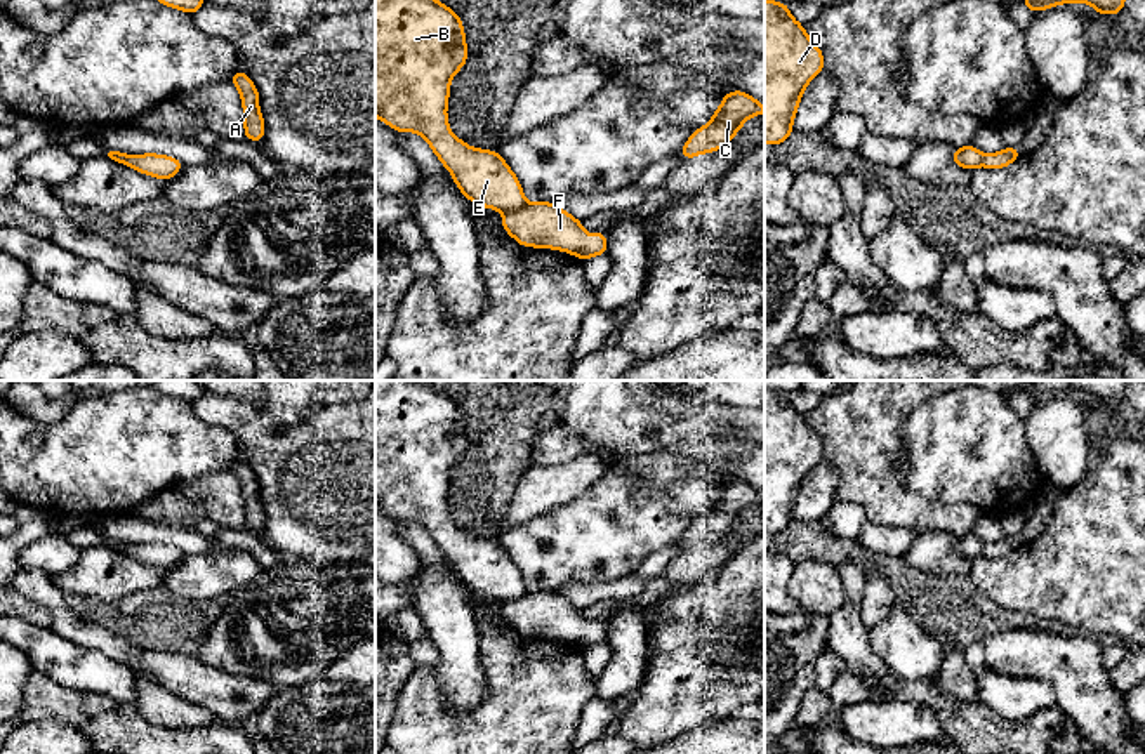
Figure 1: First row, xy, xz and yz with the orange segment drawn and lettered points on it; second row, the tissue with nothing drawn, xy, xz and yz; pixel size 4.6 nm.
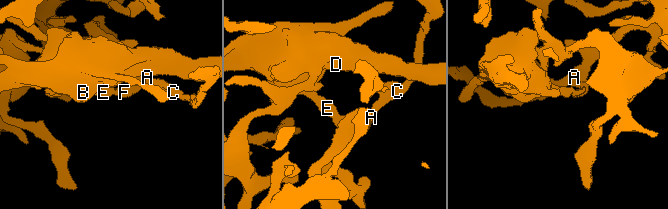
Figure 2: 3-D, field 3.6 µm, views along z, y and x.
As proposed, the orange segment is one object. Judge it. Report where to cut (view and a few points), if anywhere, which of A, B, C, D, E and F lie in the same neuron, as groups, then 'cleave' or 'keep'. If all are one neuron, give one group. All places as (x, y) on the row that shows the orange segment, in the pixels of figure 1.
cut xz (529, 202), (504, 216); groups A C F / B D E; cleave

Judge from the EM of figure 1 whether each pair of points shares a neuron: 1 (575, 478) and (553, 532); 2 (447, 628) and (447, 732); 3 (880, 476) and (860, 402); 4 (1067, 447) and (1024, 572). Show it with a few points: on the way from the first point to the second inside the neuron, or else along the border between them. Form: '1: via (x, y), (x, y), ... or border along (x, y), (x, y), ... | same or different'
1: border along (596, 480), (574, 499), (527, 522) | different
2: border along (436, 671), (447, 711), (468, 711), (485, 695) | different
3: via (866, 457), (862, 421) | same
4: border along (1092, 457), (1086, 471), (1067, 489) | different

